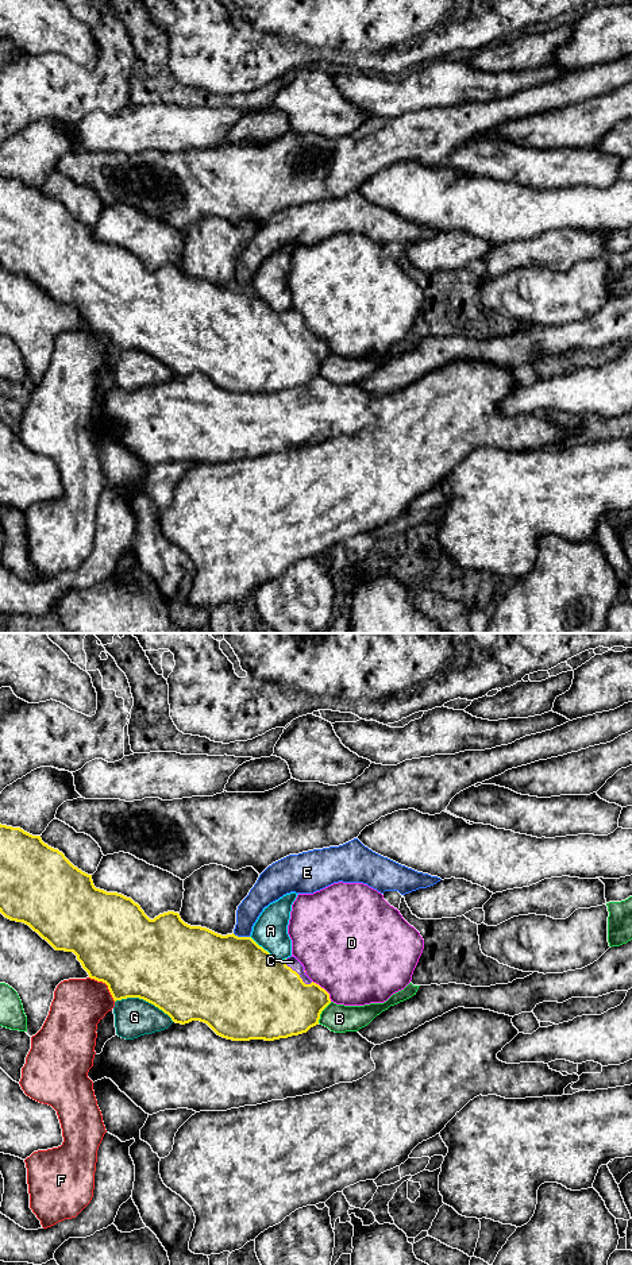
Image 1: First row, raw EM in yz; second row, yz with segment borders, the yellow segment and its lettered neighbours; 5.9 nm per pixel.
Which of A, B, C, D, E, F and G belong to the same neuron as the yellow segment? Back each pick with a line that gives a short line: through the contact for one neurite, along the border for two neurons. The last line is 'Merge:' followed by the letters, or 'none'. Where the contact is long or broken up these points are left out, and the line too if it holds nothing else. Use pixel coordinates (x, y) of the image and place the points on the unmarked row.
Merge: C

